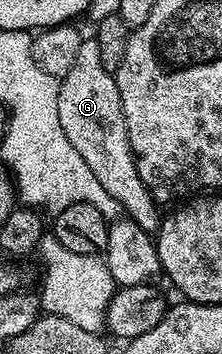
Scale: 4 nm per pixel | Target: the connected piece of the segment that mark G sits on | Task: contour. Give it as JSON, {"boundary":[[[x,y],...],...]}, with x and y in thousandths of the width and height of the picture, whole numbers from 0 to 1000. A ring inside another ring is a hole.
{"boundary":[[[374,110],[360,121],[360,147],[342,155],[342,178],[324,178],[324,201],[275,220],[261,243],[261,299],[270,359],[288,359],[306,404],[324,404],[324,415],[342,415],[342,427],[374,441],[378,460],[414,472],[414,489],[432,506],[450,506],[468,540],[523,562],[581,621],[608,624],[635,647],[707,650],[721,579],[667,540],[649,506],[631,506],[595,404],[577,393],[541,257],[523,246],[514,209],[482,201],[450,167],[437,113]]]}

